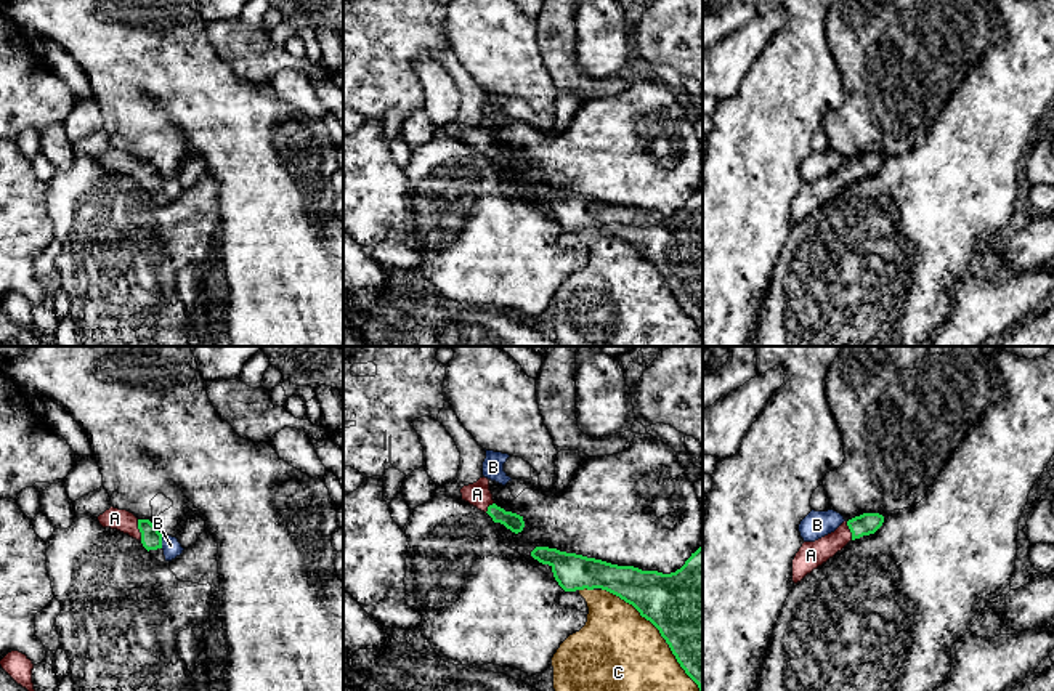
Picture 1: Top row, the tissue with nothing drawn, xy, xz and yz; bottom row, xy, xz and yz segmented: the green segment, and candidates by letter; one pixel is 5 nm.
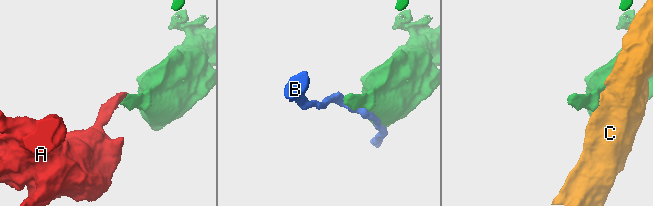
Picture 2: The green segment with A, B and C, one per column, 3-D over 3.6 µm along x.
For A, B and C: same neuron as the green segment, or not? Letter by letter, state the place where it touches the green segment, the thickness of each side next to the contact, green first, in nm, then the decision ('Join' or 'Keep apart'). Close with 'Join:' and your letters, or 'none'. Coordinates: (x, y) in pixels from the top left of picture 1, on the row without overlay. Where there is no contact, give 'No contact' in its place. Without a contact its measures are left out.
A: Touches green at xy (138, 169). Thickness 110 nm (green) against 110 nm. Join
B: Touches green at xy (161, 183). Thickness 110 nm (green) against 90 nm. Keep apart
C: Touches green at xz (661, 276). Thickness 480 nm (green) against 500 nm. Keep apart
Join: A

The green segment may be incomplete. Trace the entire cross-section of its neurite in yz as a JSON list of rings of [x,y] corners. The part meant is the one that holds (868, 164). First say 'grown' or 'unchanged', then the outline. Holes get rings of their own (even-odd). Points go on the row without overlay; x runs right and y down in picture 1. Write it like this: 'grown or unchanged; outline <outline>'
grown; outline [[[863,154],[844,162],[834,173],[815,183],[804,183],[793,200],[793,223],[801,223],[807,215],[841,192],[850,181],[874,175],[882,164],[882,156]]]

